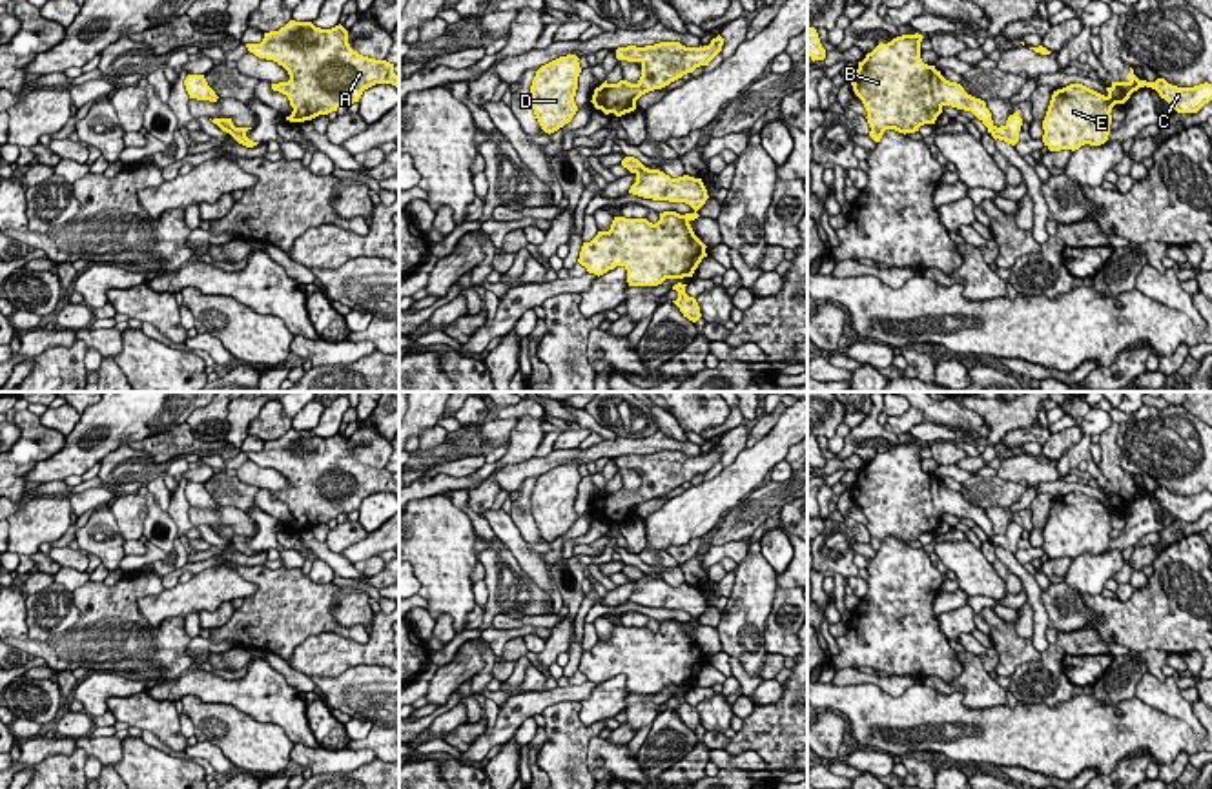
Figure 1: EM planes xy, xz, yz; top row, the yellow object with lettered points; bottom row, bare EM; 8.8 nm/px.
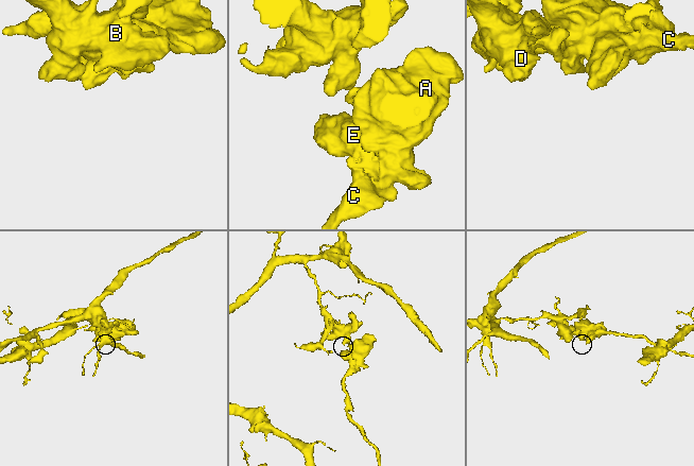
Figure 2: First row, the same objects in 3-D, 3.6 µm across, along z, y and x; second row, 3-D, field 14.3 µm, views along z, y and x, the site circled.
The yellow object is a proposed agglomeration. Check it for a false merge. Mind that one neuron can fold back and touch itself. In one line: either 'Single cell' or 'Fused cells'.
Fused cells

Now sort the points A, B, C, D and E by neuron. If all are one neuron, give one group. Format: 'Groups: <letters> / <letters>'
Groups: A C E / B D

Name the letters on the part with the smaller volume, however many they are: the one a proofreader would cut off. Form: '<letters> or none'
A, C, E

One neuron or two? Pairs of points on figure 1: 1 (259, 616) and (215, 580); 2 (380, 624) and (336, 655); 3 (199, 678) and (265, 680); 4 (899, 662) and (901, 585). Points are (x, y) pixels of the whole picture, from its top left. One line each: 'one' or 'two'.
1: two
2: one
3: one
4: one

